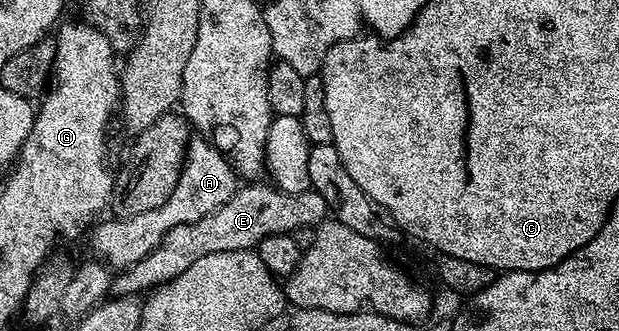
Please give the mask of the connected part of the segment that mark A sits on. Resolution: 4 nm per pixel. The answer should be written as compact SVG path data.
M195 136L186 148L186 163L170 198L156 211L144 211L138 217L119 220L118 229L122 233L105 233L104 230L95 228L90 245L111 270L127 269L147 257L168 235L168 231L186 223L196 223L204 219L204 215L212 215L212 211L224 207L224 203L228 203L228 199L232 199L239 188L240 178L234 172L230 158L210 144L205 136Z

